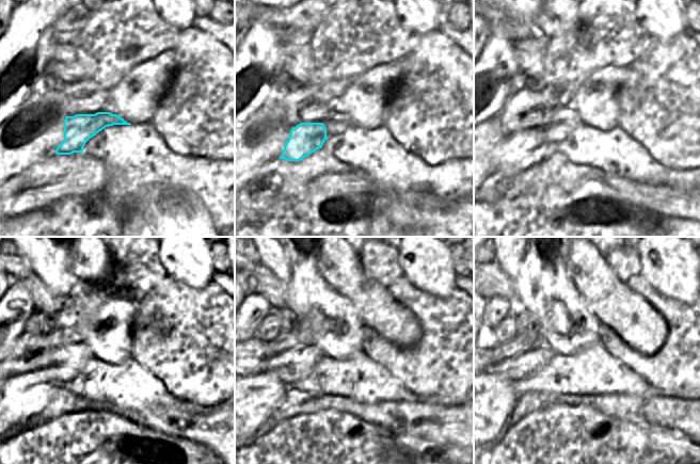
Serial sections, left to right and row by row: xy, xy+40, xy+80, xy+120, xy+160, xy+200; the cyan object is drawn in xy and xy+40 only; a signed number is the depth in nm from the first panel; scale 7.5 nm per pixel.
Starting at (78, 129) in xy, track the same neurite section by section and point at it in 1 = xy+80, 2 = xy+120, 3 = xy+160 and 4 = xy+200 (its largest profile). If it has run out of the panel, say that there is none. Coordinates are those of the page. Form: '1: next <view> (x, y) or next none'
1: next xy+80 (520, 150)
2: next xy+120 (25, 395)
3: next xy+160 (256, 397)
4: next xy+200 (495, 398)

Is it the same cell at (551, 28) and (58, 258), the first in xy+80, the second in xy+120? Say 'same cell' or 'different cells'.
different cells

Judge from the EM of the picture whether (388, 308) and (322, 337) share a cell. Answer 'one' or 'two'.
two

